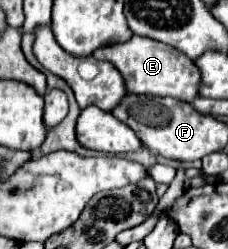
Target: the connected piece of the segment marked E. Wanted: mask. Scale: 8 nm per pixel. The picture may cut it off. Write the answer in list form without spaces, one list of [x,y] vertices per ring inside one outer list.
[[[133,36],[133,40],[129,40],[127,44],[117,44],[97,50],[95,58],[111,62],[121,72],[127,90],[133,94],[171,96],[181,102],[193,102],[199,96],[199,86],[201,86],[199,68],[193,64],[193,60],[185,58],[185,54],[173,50],[163,42],[143,36]]]

